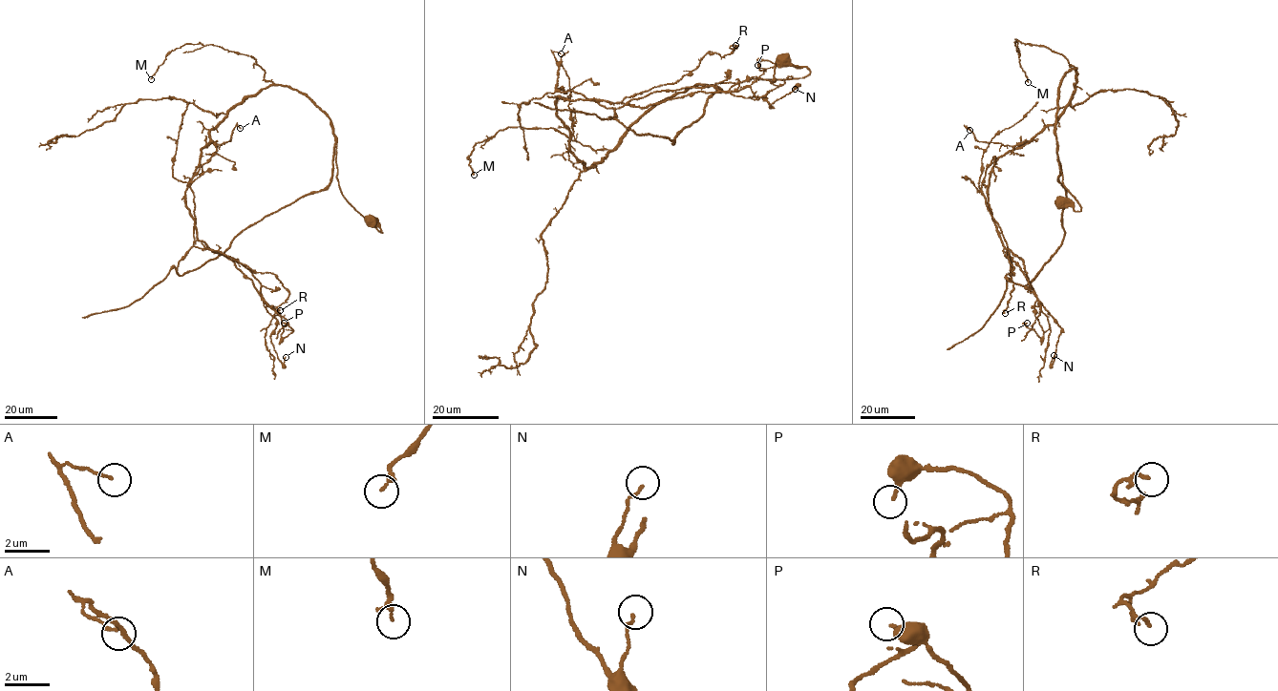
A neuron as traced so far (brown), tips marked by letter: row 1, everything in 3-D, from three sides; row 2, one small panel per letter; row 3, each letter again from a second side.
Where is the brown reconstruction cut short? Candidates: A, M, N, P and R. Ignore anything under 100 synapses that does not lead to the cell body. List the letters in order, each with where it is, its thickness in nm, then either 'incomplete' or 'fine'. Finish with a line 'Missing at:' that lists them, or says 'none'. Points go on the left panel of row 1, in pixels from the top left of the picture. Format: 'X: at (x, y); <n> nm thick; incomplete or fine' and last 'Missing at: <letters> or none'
A: at (240, 128); 120 nm thick; fine
M: at (151, 79); 200 nm thick; fine
N: at (286, 357); 110 nm thick; fine
P: at (284, 323); 130 nm thick; fine
R: at (280, 310); 140 nm thick; fine
Missing at: none

